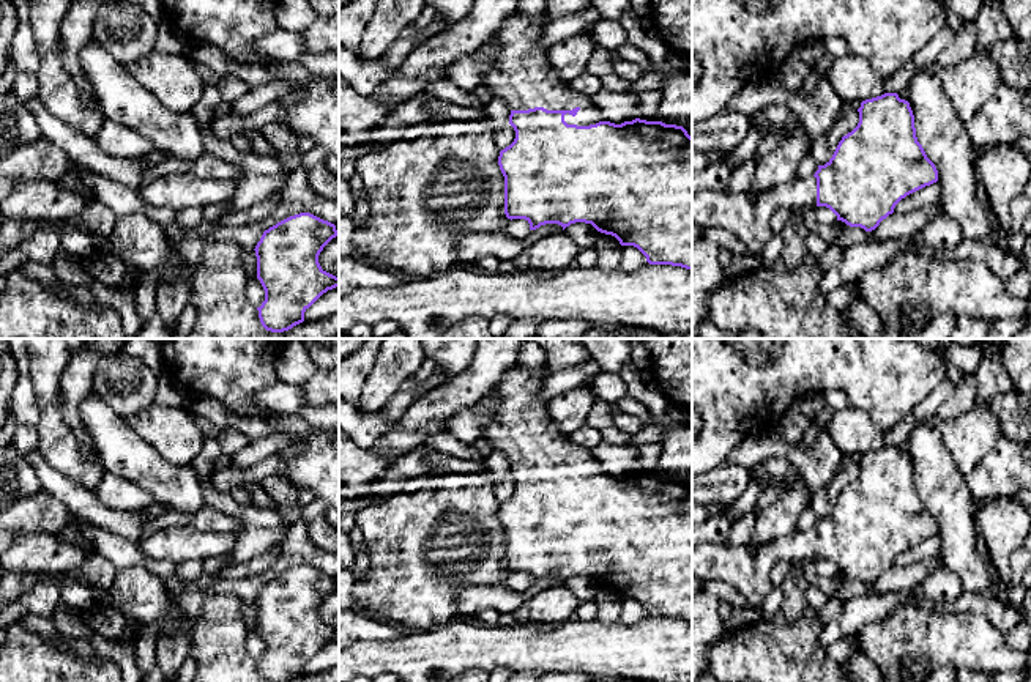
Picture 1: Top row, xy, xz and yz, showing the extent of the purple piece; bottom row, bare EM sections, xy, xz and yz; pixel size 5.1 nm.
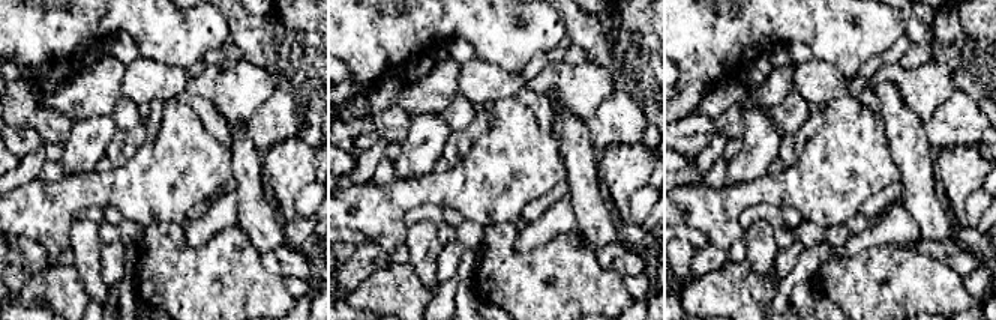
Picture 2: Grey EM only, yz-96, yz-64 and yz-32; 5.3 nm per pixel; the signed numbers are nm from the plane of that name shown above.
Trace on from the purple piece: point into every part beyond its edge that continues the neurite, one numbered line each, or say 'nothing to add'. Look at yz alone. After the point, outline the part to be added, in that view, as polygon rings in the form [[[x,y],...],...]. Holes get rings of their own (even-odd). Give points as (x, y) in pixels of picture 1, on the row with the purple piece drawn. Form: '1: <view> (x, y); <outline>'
1: yz (748, 218); [[[795,176],[757,197],[749,192],[706,189],[692,195],[692,225],[716,227],[735,235],[752,254],[760,254],[776,235],[771,217],[782,208],[817,206],[817,178]]]

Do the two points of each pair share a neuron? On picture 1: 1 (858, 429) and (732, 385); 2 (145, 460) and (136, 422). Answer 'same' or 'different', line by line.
1: different
2: different

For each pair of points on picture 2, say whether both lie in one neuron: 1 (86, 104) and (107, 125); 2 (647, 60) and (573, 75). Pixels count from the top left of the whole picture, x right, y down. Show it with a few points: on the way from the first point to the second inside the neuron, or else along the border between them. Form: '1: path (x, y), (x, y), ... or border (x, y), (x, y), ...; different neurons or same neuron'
1: border (108, 113), (81, 117), (74, 122); different neurons
2: border (588, 60), (605, 65), (617, 89); different neurons

